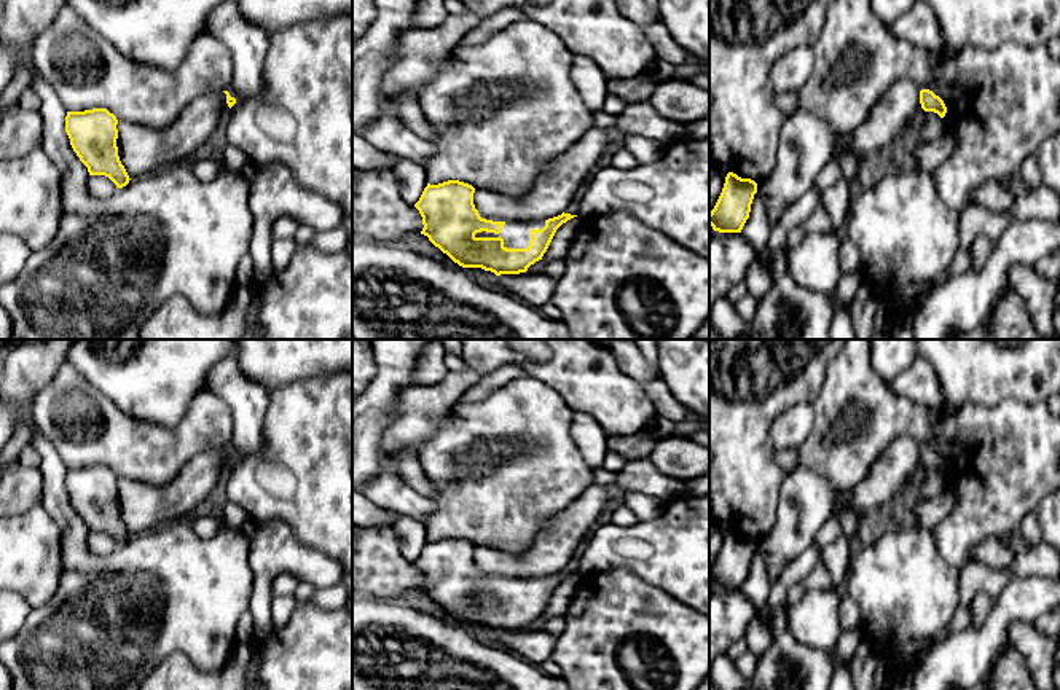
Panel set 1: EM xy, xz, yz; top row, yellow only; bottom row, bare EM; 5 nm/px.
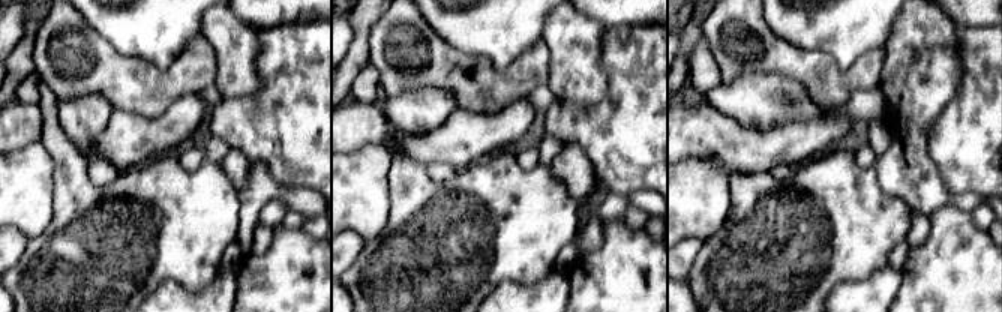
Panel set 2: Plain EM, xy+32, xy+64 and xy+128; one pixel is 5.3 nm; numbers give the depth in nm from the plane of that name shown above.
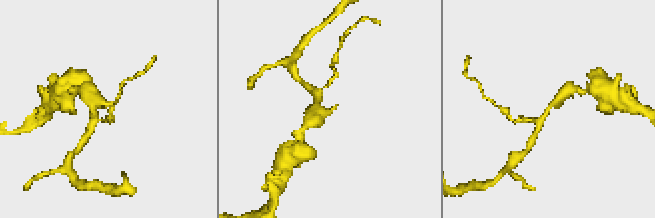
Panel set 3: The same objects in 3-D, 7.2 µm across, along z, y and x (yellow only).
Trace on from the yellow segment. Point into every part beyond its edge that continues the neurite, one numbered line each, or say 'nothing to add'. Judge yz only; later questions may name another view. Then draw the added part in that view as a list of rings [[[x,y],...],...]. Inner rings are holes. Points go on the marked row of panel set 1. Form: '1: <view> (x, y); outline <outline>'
nothing to add

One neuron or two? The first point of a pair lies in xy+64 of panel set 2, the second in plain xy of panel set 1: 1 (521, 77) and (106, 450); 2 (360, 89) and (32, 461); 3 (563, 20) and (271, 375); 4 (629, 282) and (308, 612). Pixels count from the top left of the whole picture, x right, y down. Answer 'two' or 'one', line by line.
1: one
2: one
3: two
4: one

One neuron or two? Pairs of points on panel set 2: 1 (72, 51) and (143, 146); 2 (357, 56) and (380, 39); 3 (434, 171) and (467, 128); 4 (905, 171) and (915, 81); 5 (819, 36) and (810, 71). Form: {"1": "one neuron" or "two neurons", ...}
{"1": "two neurons", "2": "two neurons", "3": "two neurons", "4": "one neuron", "5": "two neurons"}

